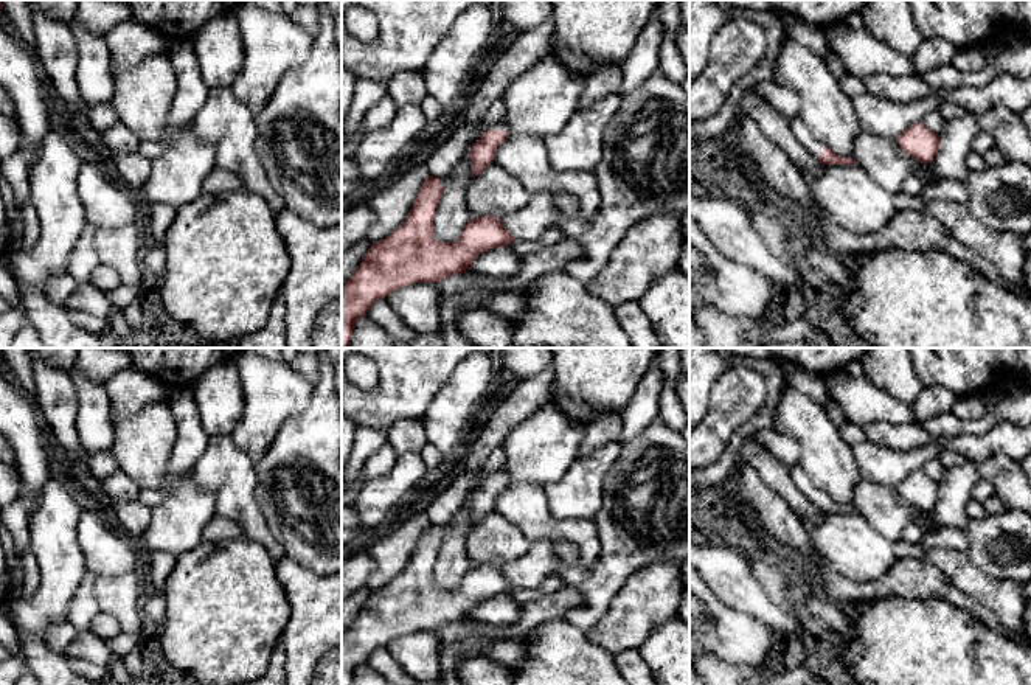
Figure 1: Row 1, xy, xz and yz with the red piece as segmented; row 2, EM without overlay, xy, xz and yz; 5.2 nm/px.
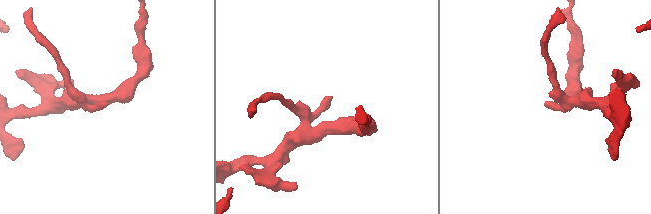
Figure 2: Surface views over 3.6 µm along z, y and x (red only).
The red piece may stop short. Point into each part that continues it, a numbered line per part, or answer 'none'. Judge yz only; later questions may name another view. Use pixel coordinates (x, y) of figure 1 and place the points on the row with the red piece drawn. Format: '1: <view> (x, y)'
1: yz (800, 129)

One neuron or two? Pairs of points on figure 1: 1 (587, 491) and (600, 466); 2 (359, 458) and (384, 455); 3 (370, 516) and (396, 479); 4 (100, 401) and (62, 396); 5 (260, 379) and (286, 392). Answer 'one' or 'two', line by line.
1: one
2: two
3: one
4: two
5: one

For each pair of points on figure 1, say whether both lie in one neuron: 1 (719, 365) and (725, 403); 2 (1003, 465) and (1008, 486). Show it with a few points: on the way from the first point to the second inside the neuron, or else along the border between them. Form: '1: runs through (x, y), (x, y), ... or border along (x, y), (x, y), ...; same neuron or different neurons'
1: border along (733, 364), (715, 382), (707, 407); different neurons
2: runs through (1006, 469), (1008, 482); same neuron

